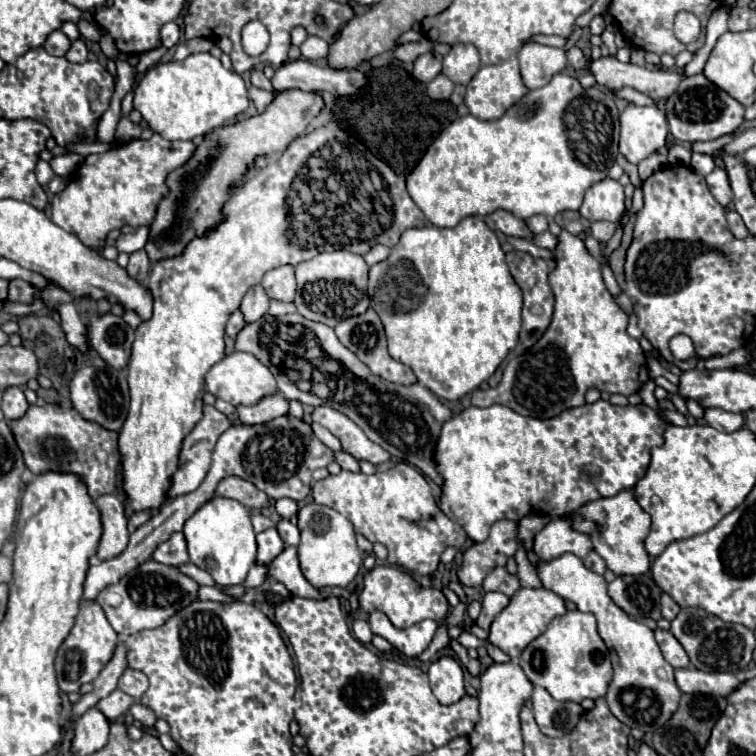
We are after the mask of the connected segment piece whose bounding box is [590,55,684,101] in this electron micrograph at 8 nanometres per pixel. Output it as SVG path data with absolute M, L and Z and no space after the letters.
M612 55L592 61L590 71L596 77L598 85L604 85L608 89L622 89L628 85L646 93L654 101L668 99L672 93L676 93L680 81L684 79L684 73L620 63Z

